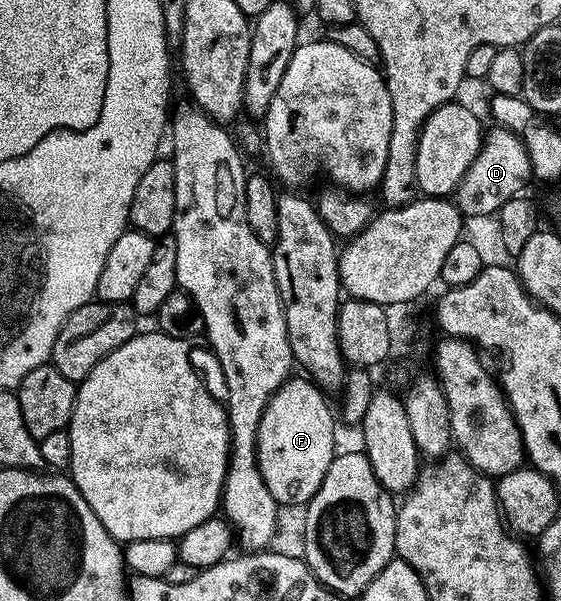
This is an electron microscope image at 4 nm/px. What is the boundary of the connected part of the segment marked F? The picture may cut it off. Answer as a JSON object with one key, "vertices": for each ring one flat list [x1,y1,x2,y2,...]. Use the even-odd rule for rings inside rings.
{"vertices":[[291,376,286,383,271,396,270,402,264,408,260,416,260,426,256,436,256,456,258,457,258,467,260,476,264,476,264,484,268,484,268,492,283,507,298,506,309,502,310,497,320,488,328,468,332,464,336,453,334,447,334,420,336,414,326,403,327,395,319,390,309,377]]}

